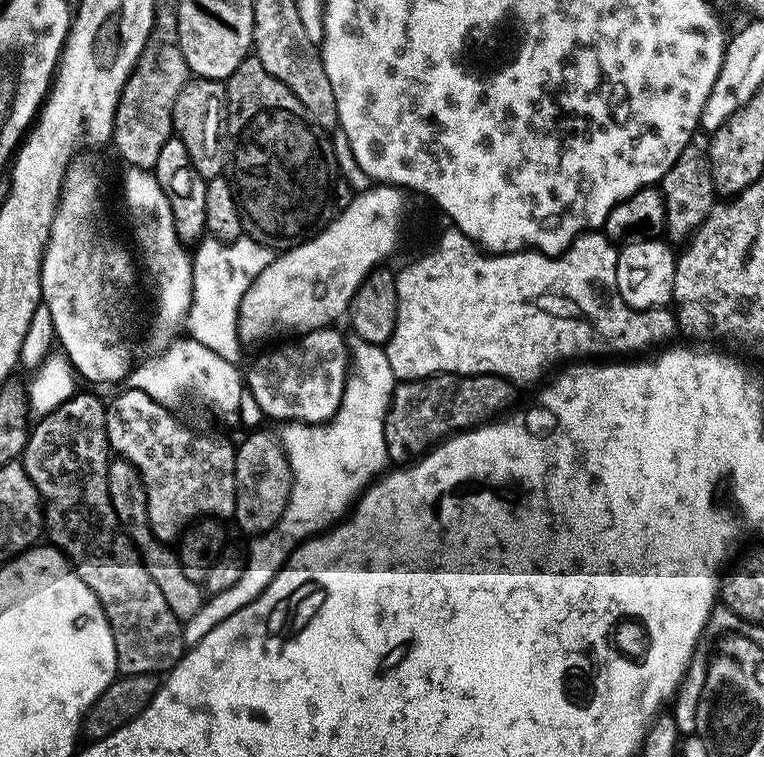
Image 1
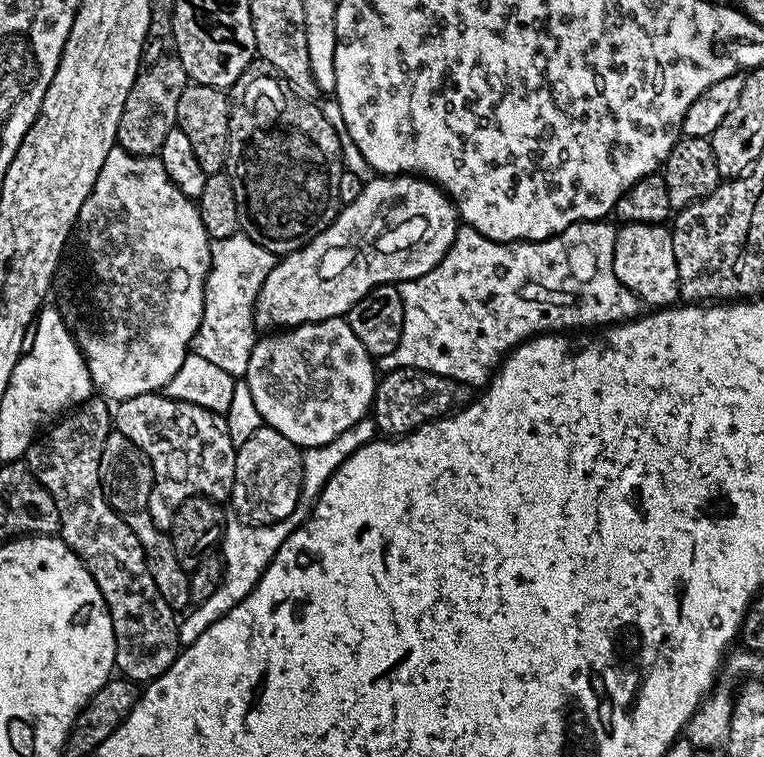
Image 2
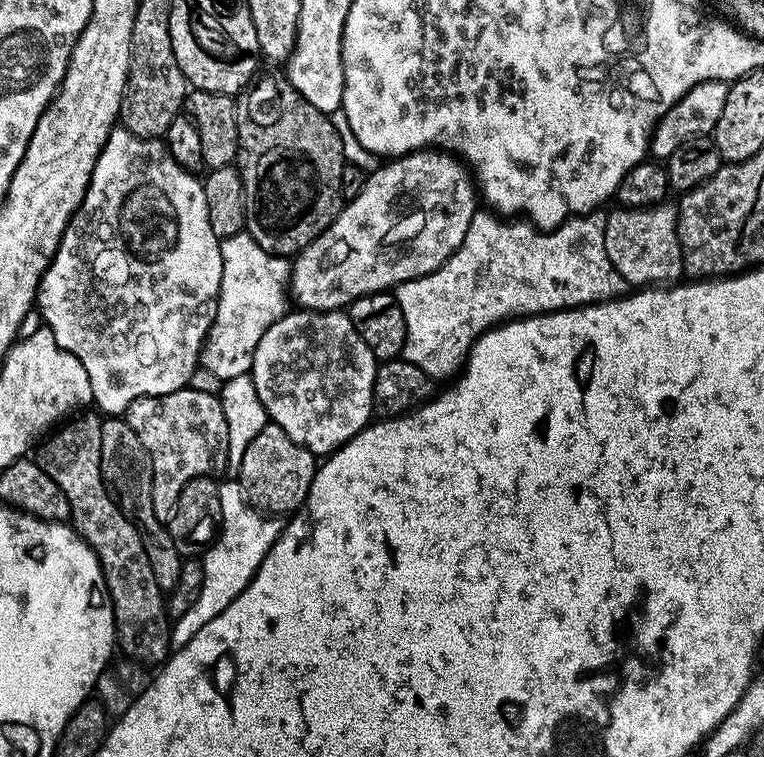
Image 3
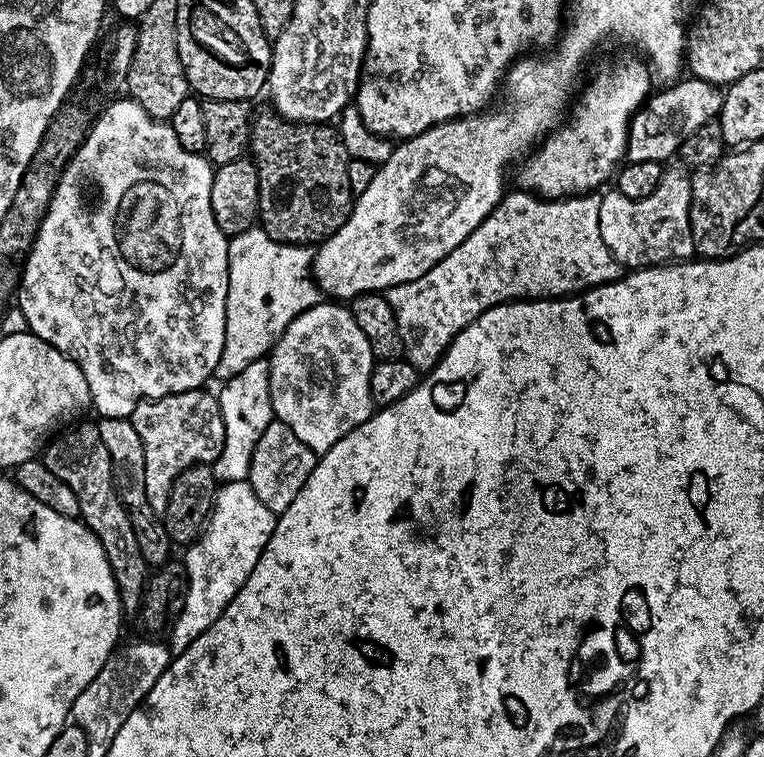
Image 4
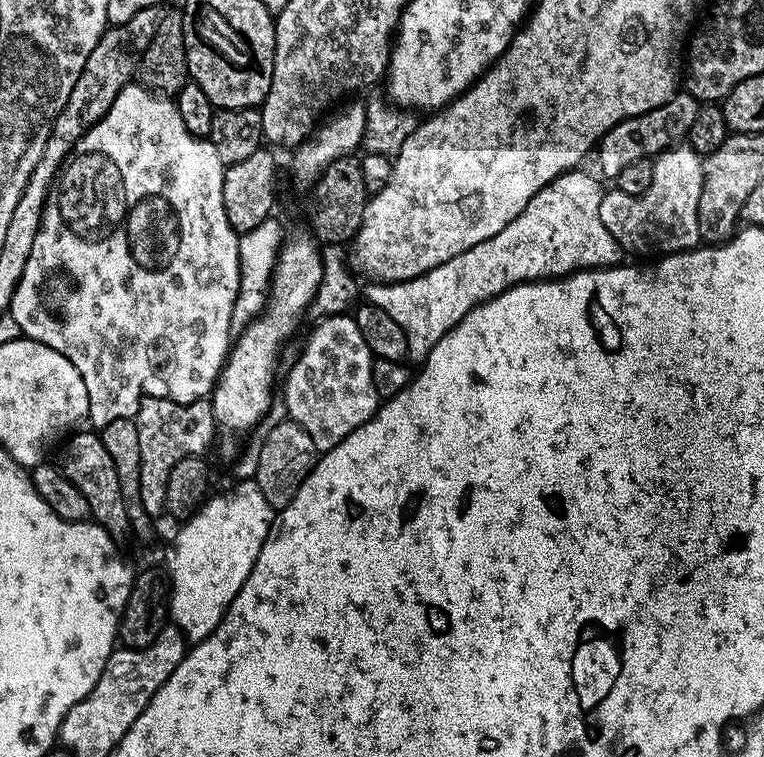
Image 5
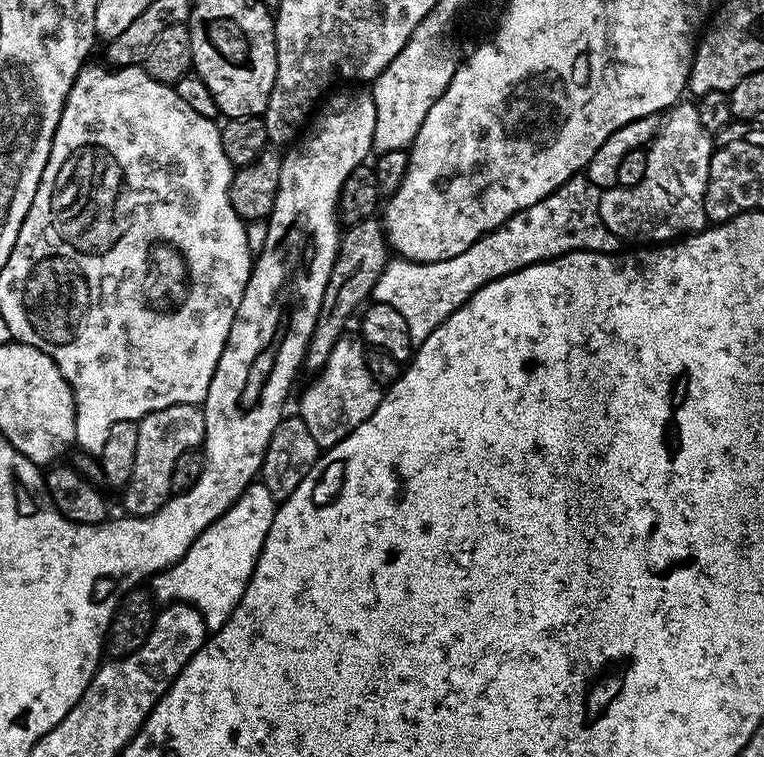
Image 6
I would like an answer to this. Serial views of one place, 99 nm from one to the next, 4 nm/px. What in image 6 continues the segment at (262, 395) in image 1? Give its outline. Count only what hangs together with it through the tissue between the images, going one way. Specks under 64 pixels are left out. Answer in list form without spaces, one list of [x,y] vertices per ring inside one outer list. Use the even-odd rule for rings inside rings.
[[[341,338],[332,347],[328,361],[319,369],[317,376],[320,377],[305,390],[298,409],[298,415],[306,422],[314,442],[324,450],[345,440],[362,421],[370,419],[382,399],[381,385],[377,384],[368,369],[368,360],[364,356],[365,345],[359,339],[348,339]]]

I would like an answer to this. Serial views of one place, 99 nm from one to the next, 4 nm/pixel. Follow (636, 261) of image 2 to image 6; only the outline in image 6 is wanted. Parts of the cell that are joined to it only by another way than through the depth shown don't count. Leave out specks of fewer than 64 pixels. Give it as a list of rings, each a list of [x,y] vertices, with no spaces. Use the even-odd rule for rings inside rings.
[[[677,103],[663,117],[656,139],[647,145],[646,174],[642,182],[629,188],[605,188],[599,193],[599,223],[621,241],[633,240],[636,246],[663,246],[709,227],[704,195],[714,140],[702,122],[698,122],[695,103],[684,103]]]

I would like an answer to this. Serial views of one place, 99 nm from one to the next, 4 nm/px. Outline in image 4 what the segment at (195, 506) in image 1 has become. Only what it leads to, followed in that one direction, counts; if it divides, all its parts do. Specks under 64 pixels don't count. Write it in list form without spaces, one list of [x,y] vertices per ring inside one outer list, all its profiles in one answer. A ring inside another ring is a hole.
[[[195,388],[189,392],[164,396],[160,400],[143,399],[132,411],[130,419],[134,430],[138,430],[138,438],[142,438],[142,450],[146,450],[146,498],[150,502],[150,510],[163,517],[170,498],[170,490],[178,474],[182,474],[182,470],[195,464],[213,465],[222,454],[223,442],[226,438],[222,410],[219,408],[217,397],[212,392],[210,394],[208,390]]]

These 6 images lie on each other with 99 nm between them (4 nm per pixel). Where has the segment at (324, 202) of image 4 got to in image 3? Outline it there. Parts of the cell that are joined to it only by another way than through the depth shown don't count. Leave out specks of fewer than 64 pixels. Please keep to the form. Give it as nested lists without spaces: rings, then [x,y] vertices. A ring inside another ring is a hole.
[[[283,75],[262,76],[253,79],[247,91],[236,100],[238,150],[234,166],[242,178],[246,202],[245,229],[262,250],[292,258],[317,240],[332,225],[334,218],[338,218],[346,203],[342,182],[346,161],[342,138],[338,138],[338,130],[334,130],[331,115],[315,109]]]

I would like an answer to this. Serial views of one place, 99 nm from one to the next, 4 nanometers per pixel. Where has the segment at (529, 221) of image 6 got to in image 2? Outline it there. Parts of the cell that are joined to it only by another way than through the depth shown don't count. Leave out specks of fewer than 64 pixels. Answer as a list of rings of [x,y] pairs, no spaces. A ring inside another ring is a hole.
[[[607,219],[587,220],[586,222],[578,222],[574,226],[566,226],[566,230],[562,230],[548,240],[521,240],[511,244],[500,244],[496,240],[488,240],[482,234],[478,234],[478,230],[467,226],[457,227],[452,248],[442,258],[442,262],[438,262],[438,266],[434,266],[434,270],[430,270],[430,274],[422,274],[413,280],[403,281],[399,285],[402,294],[402,306],[404,307],[402,338],[393,352],[379,357],[379,367],[384,370],[417,368],[423,372],[430,372],[433,376],[444,376],[447,380],[459,380],[461,384],[484,386],[495,373],[500,361],[512,349],[523,344],[526,340],[531,340],[533,336],[564,334],[569,330],[600,330],[605,326],[636,319],[637,316],[641,315],[642,301],[629,288],[622,286],[622,282],[618,282],[618,278],[614,274],[614,242],[616,241],[617,225],[608,223]]]

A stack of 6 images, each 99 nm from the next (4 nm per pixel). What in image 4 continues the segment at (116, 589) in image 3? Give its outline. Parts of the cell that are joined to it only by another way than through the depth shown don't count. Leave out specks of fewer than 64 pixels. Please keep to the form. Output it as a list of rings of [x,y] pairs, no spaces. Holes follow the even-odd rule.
[[[84,423],[63,429],[45,447],[42,459],[47,468],[54,470],[54,474],[58,474],[58,478],[62,478],[62,482],[74,490],[80,507],[79,519],[96,535],[98,542],[102,542],[102,550],[106,550],[110,570],[116,579],[116,589],[120,592],[120,607],[125,613],[136,614],[144,600],[144,589],[148,587],[150,566],[146,558],[142,558],[128,509],[116,493],[112,459],[106,450],[106,442],[102,442],[102,434],[95,423]]]

